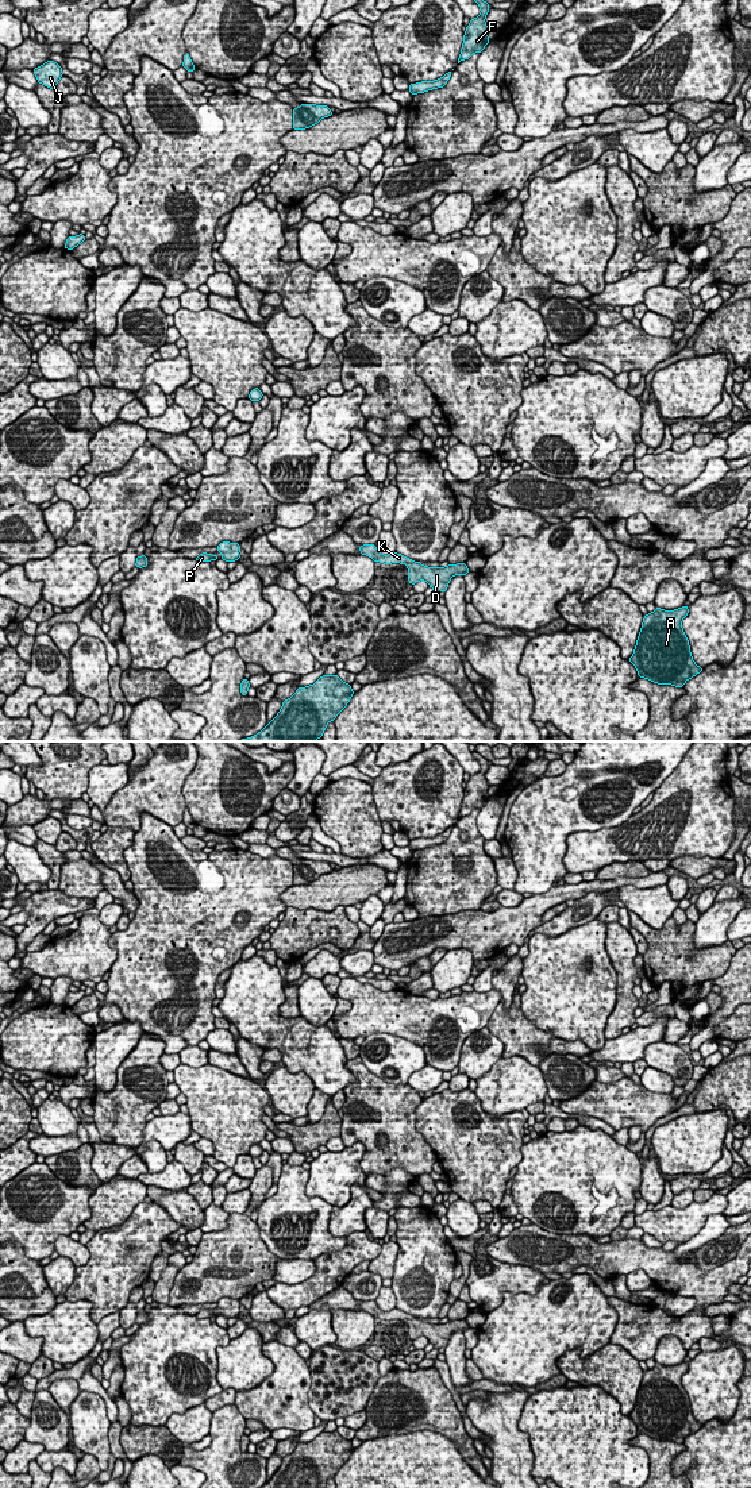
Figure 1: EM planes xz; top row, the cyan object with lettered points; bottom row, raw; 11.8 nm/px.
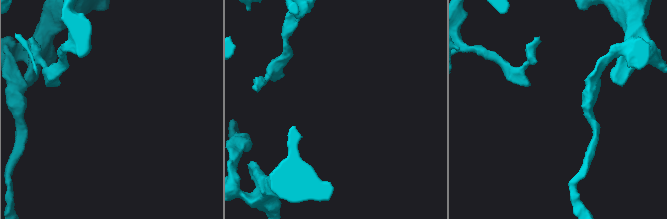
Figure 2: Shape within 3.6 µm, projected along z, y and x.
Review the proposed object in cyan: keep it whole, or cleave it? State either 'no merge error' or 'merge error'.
no merge error

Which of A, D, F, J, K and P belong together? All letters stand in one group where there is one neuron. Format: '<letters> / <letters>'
A D F J K P

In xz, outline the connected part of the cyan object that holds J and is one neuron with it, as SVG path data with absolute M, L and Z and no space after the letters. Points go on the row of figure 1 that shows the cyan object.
M50 59L43 65L35 68L32 72L38 82L50 89L55 89L58 81L63 76L62 68L57 62Z

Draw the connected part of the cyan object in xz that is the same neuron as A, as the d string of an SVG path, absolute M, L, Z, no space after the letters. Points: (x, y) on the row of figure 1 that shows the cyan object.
M685 605L674 610L656 608L652 613L644 616L635 651L629 658L639 678L646 678L658 685L683 687L688 679L702 671L702 667L697 666L692 658L689 640L682 629L682 620L688 613L689 609Z

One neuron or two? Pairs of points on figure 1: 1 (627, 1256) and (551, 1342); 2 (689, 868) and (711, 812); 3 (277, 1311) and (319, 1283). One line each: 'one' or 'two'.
1: two
2: two
3: two

